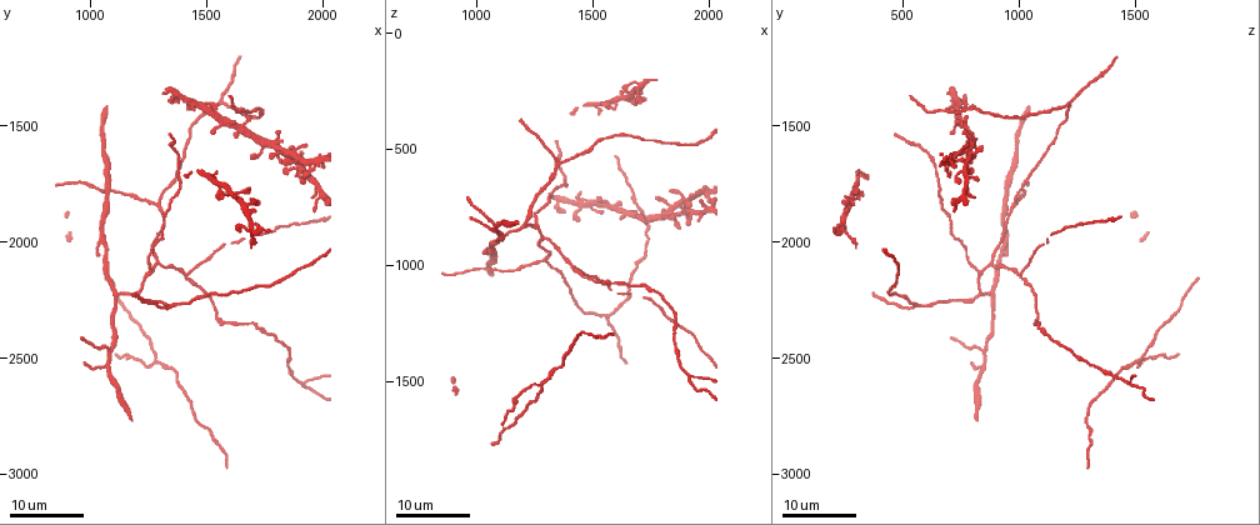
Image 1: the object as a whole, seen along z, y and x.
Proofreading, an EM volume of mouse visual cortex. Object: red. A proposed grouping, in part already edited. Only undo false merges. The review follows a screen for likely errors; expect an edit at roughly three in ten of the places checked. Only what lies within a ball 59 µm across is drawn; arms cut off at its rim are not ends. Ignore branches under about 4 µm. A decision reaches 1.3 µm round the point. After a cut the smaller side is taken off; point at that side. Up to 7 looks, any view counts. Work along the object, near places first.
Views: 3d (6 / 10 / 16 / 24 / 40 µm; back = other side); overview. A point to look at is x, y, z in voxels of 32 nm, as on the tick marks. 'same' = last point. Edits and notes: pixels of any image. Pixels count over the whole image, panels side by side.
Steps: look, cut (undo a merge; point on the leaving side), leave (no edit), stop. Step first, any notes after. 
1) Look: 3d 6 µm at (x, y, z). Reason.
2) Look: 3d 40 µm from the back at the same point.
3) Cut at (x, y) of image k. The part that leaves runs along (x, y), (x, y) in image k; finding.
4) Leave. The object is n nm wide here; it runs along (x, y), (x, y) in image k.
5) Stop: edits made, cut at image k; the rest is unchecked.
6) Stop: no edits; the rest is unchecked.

Look: 3d 16 µm at (1090, 2480, 840).

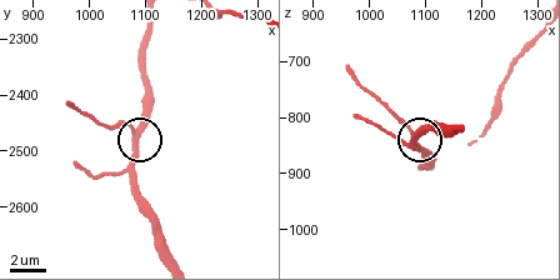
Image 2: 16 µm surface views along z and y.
Look: 3d 6 µm at the same point. Closer look.

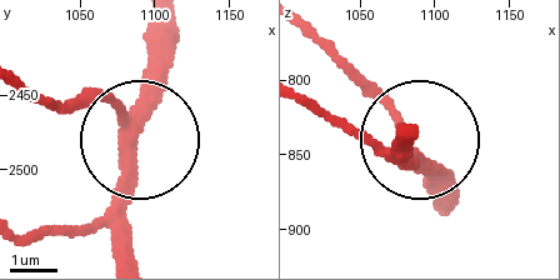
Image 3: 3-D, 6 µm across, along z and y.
Leave. The object is 270 nm wide here; it runs along (438, 205), (390, 110), (321, 41) in image 3; one neuron here.

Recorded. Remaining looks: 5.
Look: 3d 24 µm at (1280, 2080, 880).

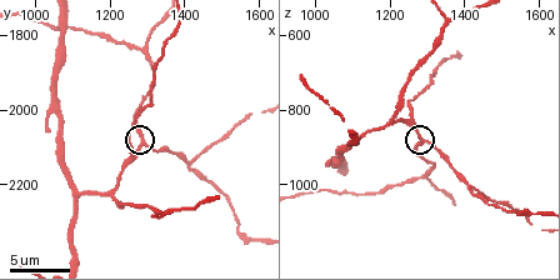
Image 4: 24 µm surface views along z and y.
Look: 3d 6 µm at (1290, 2090, 890).

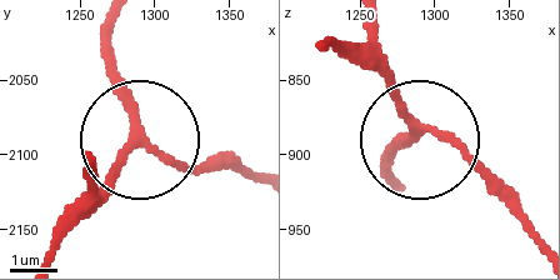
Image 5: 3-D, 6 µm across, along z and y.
Leave. The side arm is 55 µm long; 3 arms meet here; all the same neuron.

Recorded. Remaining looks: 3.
Look: 3d 6 µm at (1410, 2140, 1010).

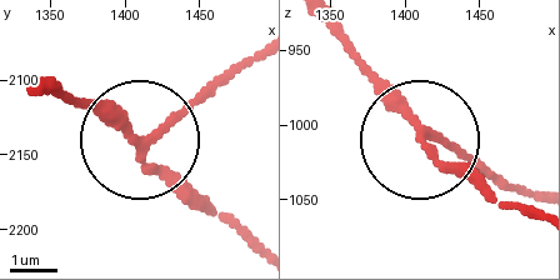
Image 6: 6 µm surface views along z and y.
Look: 3d 6 µm from the back at (1414, 2140, 1004). From behind.

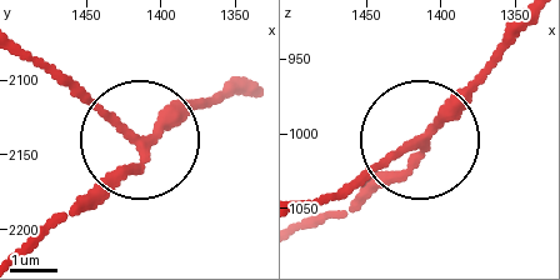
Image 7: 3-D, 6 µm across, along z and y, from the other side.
Leave. The object is 180 nm wide here; continuous, no second neuron.

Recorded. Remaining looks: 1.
Look: 3d 6 µm at (1210, 2230, 840). Three-way junction.

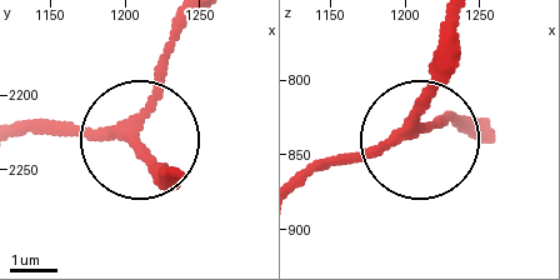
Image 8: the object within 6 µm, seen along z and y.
Leave. The side arm is 32 µm long; 3 arms meet here; continuous, no second neuron.

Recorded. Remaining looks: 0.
Stop: no edits; the rest is unchecked.

